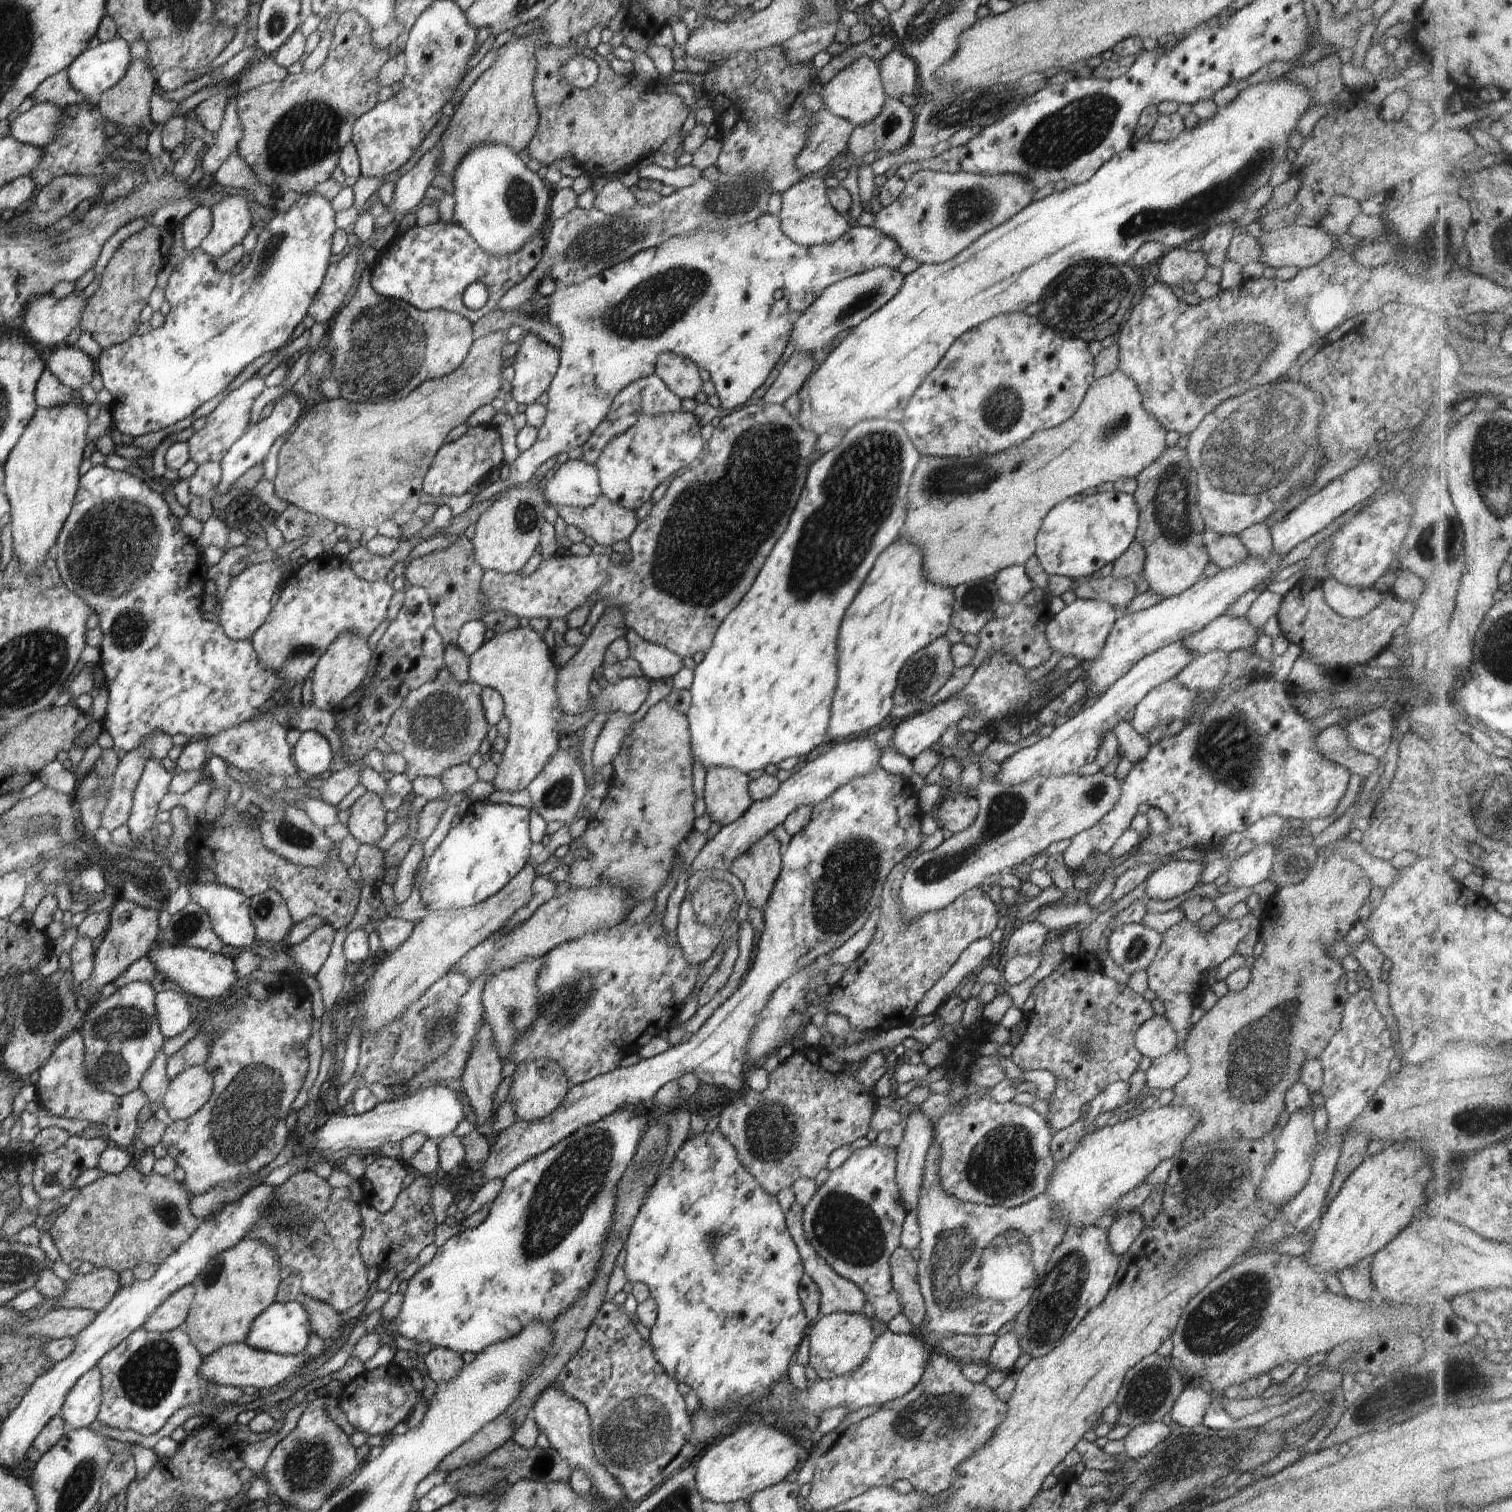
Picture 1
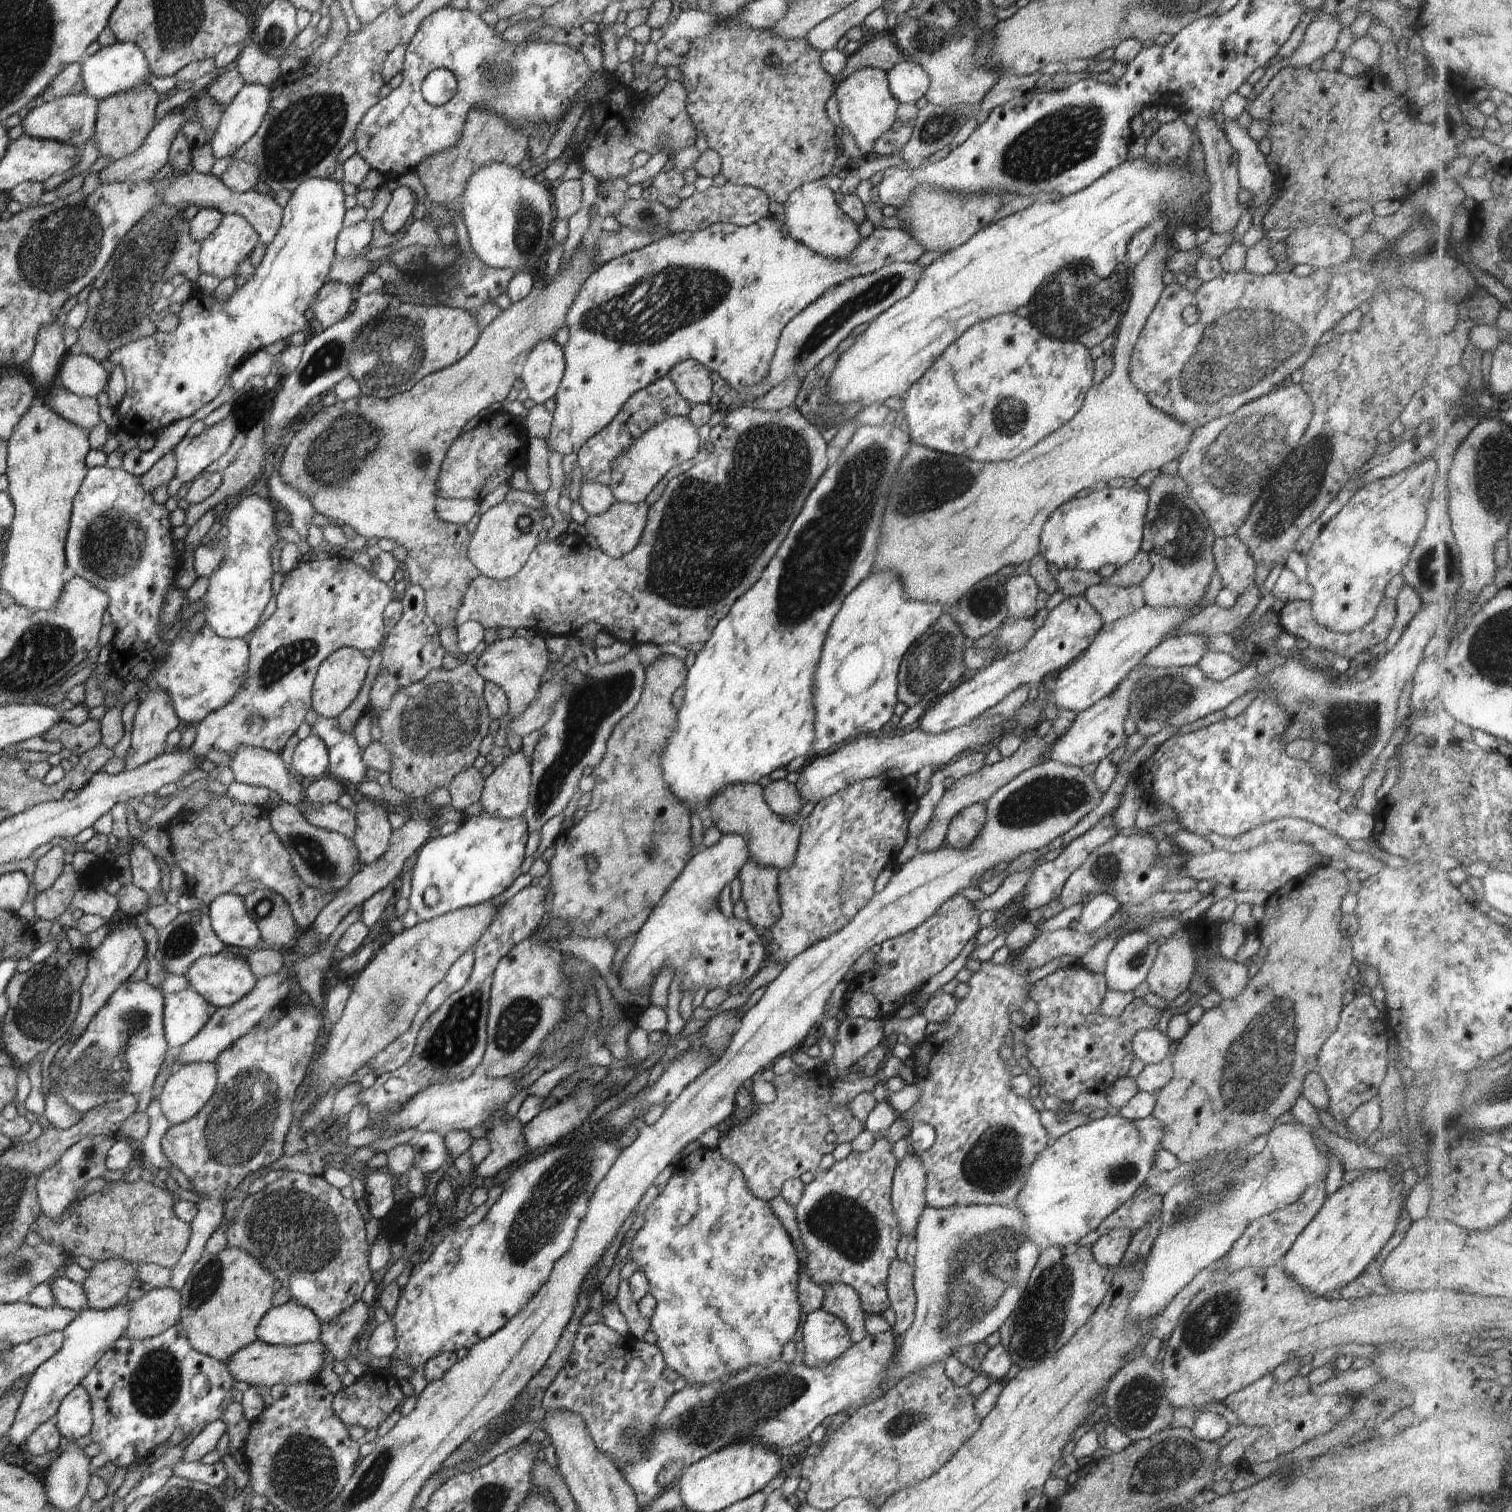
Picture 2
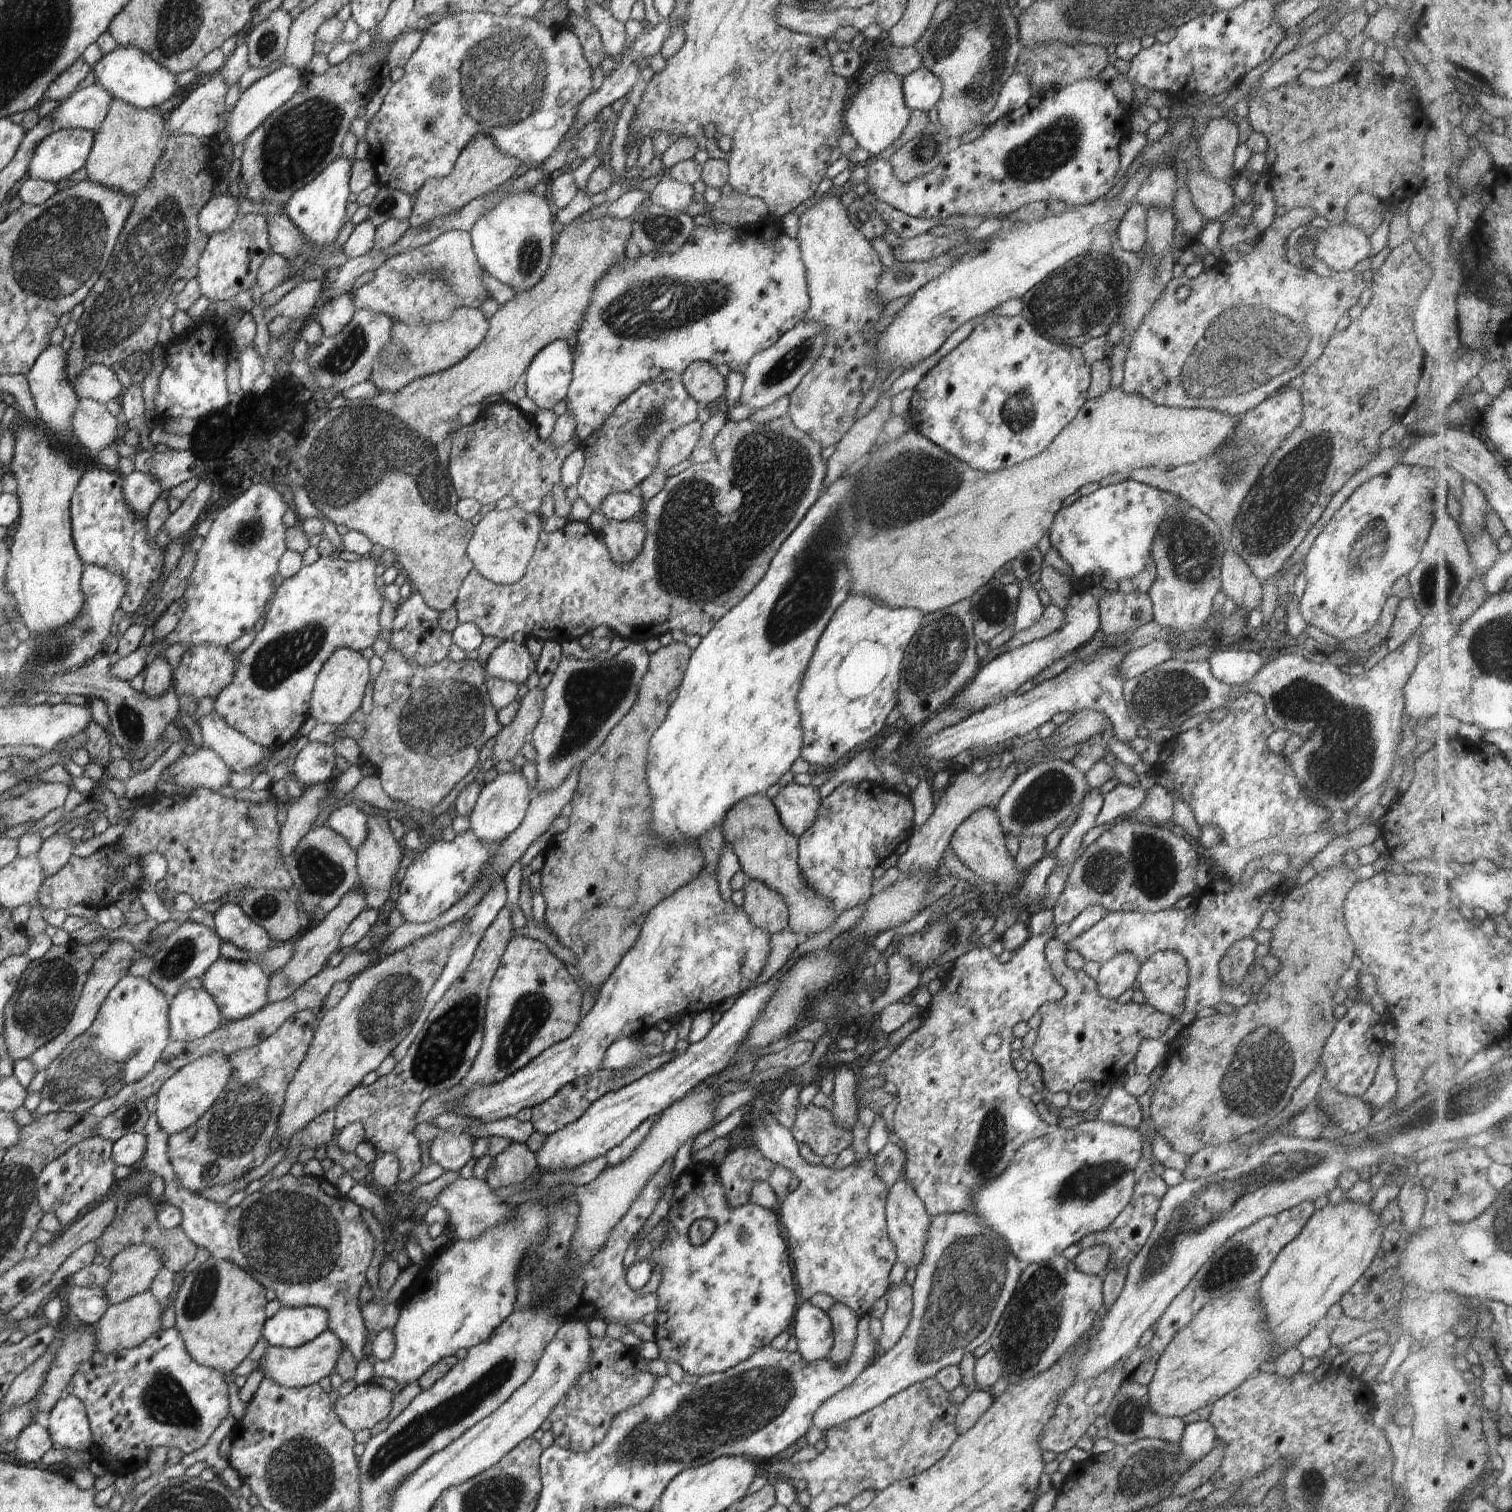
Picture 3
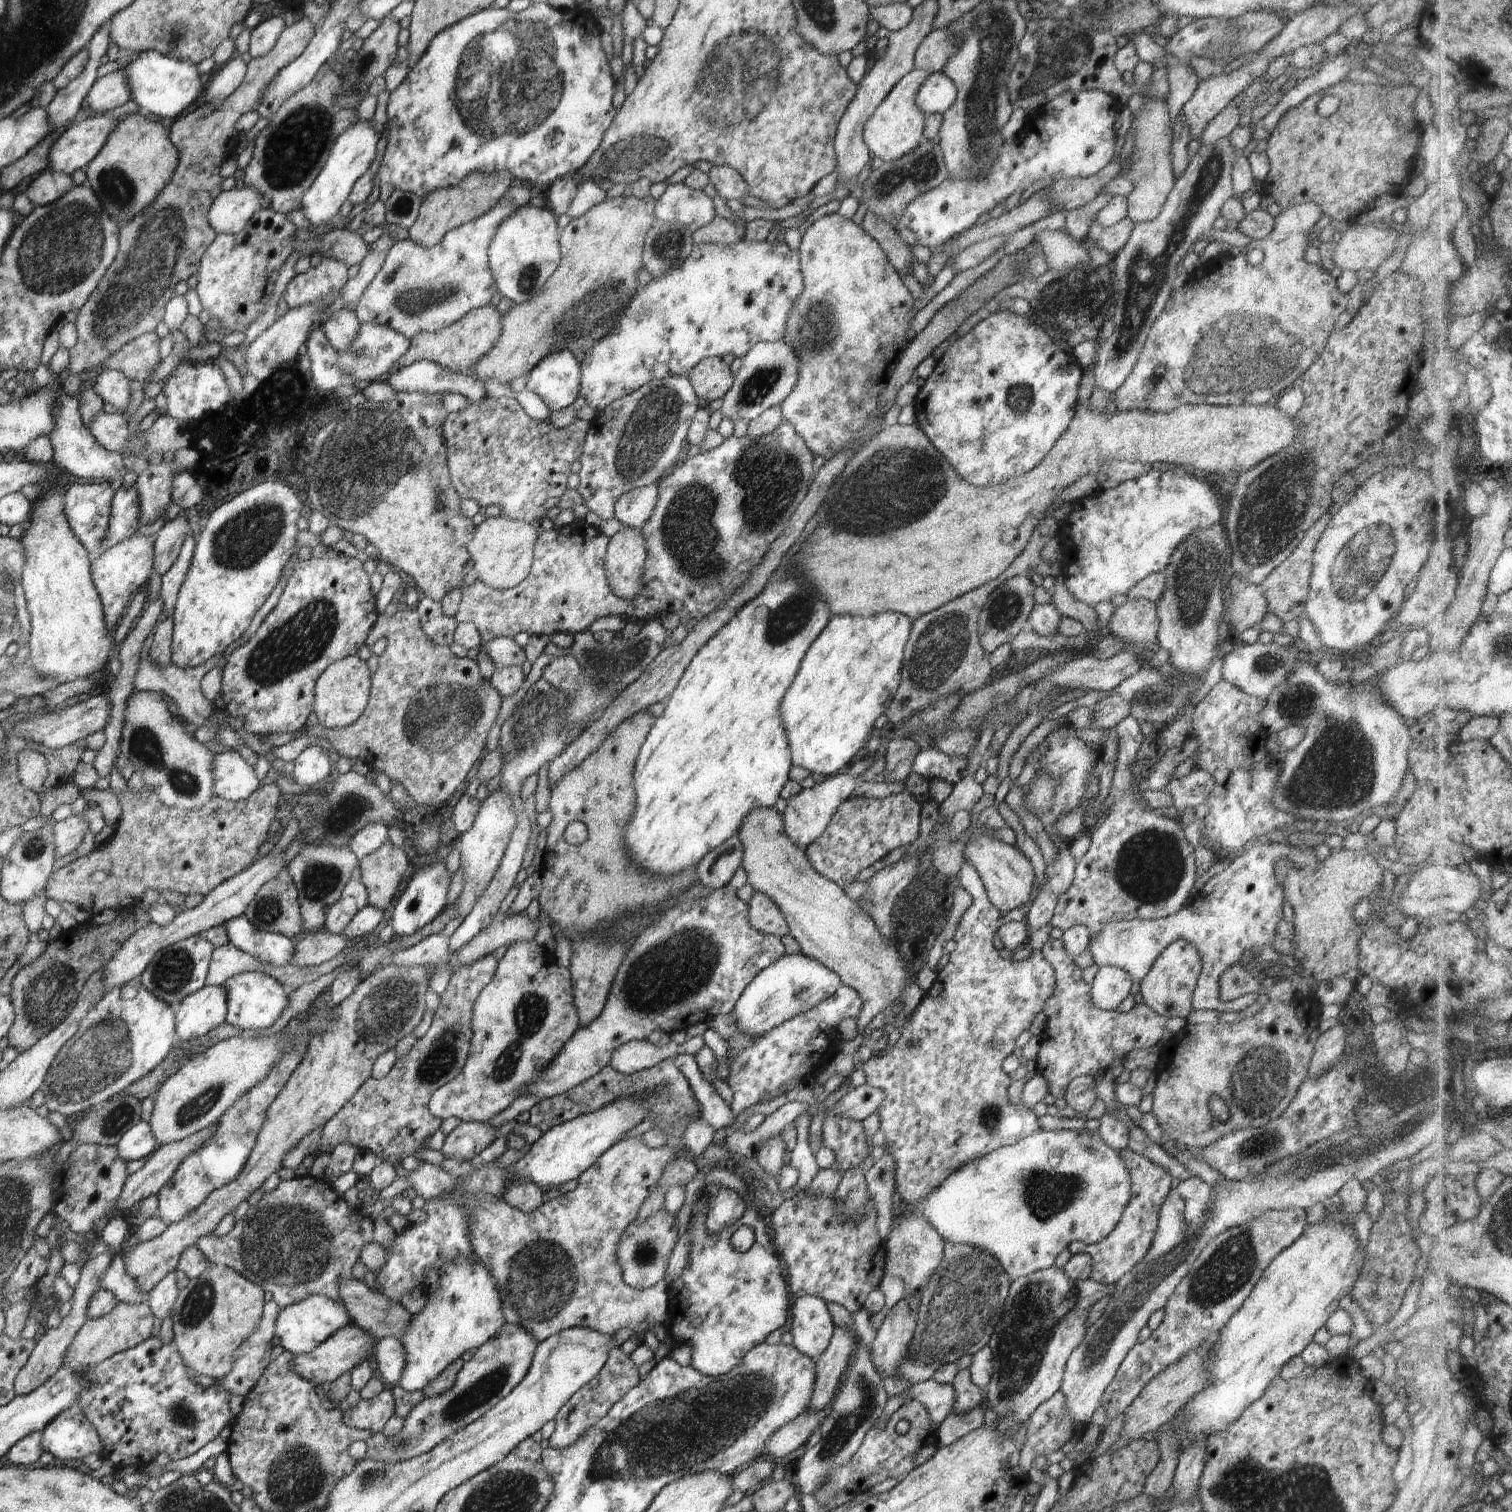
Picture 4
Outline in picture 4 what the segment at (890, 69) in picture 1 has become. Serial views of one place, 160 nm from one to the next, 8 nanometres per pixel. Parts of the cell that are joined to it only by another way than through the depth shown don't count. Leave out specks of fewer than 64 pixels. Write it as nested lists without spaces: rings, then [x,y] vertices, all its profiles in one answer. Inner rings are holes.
[[[942,73],[928,75],[918,87],[915,103],[925,115],[942,114],[956,98],[954,83]]]

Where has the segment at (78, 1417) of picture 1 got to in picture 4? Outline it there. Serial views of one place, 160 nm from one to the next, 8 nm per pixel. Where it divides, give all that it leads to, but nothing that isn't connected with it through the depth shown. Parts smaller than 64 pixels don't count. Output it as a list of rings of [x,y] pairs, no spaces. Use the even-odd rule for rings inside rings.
[[[77,1402],[59,1412],[42,1434],[43,1449],[60,1460],[80,1460],[88,1454],[106,1457],[97,1430]]]

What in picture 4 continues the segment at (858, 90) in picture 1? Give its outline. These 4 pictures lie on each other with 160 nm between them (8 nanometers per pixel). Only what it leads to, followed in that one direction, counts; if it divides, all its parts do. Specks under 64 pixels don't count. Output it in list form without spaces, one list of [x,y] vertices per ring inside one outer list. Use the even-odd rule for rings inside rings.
[[[912,69],[906,76],[903,76],[898,82],[887,92],[887,98],[875,108],[875,111],[868,117],[863,124],[863,139],[868,150],[874,156],[878,156],[882,160],[888,162],[910,152],[923,138],[923,124],[926,115],[918,110],[915,103],[915,96],[918,87],[928,76],[923,70]]]

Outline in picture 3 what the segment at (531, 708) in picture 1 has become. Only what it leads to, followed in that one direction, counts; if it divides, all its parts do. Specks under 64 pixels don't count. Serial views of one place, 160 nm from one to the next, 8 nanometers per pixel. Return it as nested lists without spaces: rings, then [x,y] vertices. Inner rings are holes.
[[[514,639],[497,646],[485,664],[486,674],[518,686],[525,686],[528,676],[536,668],[537,663],[530,656],[526,644],[517,644]],[[515,768],[515,771],[499,774],[482,787],[478,800],[470,813],[470,829],[474,831],[479,840],[482,839],[489,843],[502,842],[522,824],[532,795],[520,769]]]

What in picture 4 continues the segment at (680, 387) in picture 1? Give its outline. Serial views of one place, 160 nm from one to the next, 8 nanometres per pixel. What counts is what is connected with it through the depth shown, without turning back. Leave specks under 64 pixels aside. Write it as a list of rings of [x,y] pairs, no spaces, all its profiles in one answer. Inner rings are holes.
[[[720,357],[702,359],[689,370],[687,377],[704,404],[717,398],[723,398],[735,379],[730,366]]]

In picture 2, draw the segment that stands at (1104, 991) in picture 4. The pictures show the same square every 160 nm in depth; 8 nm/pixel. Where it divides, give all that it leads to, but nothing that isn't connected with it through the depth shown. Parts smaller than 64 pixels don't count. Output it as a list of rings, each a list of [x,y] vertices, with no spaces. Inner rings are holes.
[[[1131,931],[1117,940],[1106,960],[1106,984],[1117,991],[1132,991],[1147,980],[1160,944],[1146,931]]]

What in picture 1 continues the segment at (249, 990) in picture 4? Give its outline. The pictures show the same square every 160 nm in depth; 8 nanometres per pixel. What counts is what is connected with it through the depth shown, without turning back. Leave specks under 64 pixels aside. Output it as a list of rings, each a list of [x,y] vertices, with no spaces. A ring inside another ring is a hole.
[[[159,938],[158,941],[151,944],[146,957],[149,958],[157,972],[166,974],[178,986],[178,989],[188,995],[198,997],[204,1002],[210,1000],[210,998],[220,998],[238,980],[233,959],[221,953],[214,954],[207,950],[187,947],[186,945],[171,945]]]

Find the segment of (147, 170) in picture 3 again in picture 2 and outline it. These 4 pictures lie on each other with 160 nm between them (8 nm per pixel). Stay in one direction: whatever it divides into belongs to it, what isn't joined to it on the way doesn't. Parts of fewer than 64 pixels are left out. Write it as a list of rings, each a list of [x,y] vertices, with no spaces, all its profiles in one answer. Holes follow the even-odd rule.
[[[142,83],[139,87],[103,98],[98,103],[97,119],[93,139],[98,145],[100,156],[108,156],[112,161],[121,159],[134,152],[144,142],[154,128],[156,119],[154,112],[160,98],[150,83]]]

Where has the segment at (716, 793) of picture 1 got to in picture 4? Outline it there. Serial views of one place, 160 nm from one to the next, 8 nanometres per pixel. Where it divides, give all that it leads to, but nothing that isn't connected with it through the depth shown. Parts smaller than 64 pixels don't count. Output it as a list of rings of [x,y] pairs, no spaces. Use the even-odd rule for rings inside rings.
[[[753,808],[742,819],[742,824],[737,830],[740,842],[744,848],[743,866],[747,874],[747,882],[756,890],[767,894],[782,911],[788,923],[790,935],[801,946],[801,952],[807,957],[812,957],[830,970],[833,970],[841,980],[842,985],[848,985],[858,992],[863,1000],[863,1007],[856,1018],[858,1028],[862,1032],[879,1012],[882,1012],[899,996],[905,988],[908,978],[908,962],[901,957],[890,939],[884,939],[878,932],[875,922],[858,907],[857,901],[851,899],[835,882],[824,878],[808,860],[805,851],[790,840],[785,831],[783,817],[774,808]]]

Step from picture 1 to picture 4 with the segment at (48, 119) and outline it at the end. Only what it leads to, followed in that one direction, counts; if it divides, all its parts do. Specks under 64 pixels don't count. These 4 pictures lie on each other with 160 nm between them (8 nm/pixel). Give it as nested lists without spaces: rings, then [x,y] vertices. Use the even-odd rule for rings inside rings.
[[[123,70],[113,71],[97,78],[85,96],[90,110],[97,113],[114,110],[130,100],[131,94],[127,85],[127,75],[123,73]]]

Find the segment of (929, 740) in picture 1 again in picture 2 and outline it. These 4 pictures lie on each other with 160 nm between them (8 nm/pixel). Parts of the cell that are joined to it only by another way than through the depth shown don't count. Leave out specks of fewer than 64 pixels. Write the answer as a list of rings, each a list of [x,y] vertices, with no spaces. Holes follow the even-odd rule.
[[[1083,594],[1067,597],[1049,612],[1045,623],[1032,635],[1022,650],[990,663],[978,670],[969,682],[959,682],[952,690],[934,701],[920,717],[918,730],[931,735],[950,732],[978,719],[983,712],[998,704],[1017,686],[1029,684],[1039,687],[1048,673],[1056,674],[1084,654],[1103,625],[1102,617]]]

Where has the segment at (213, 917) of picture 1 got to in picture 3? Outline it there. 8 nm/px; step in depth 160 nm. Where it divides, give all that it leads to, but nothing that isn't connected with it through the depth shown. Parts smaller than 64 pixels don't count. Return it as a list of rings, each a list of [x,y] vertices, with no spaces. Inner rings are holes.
[[[224,903],[214,914],[214,928],[222,942],[231,942],[234,946],[248,952],[262,954],[273,946],[266,930],[254,924],[238,903]]]

